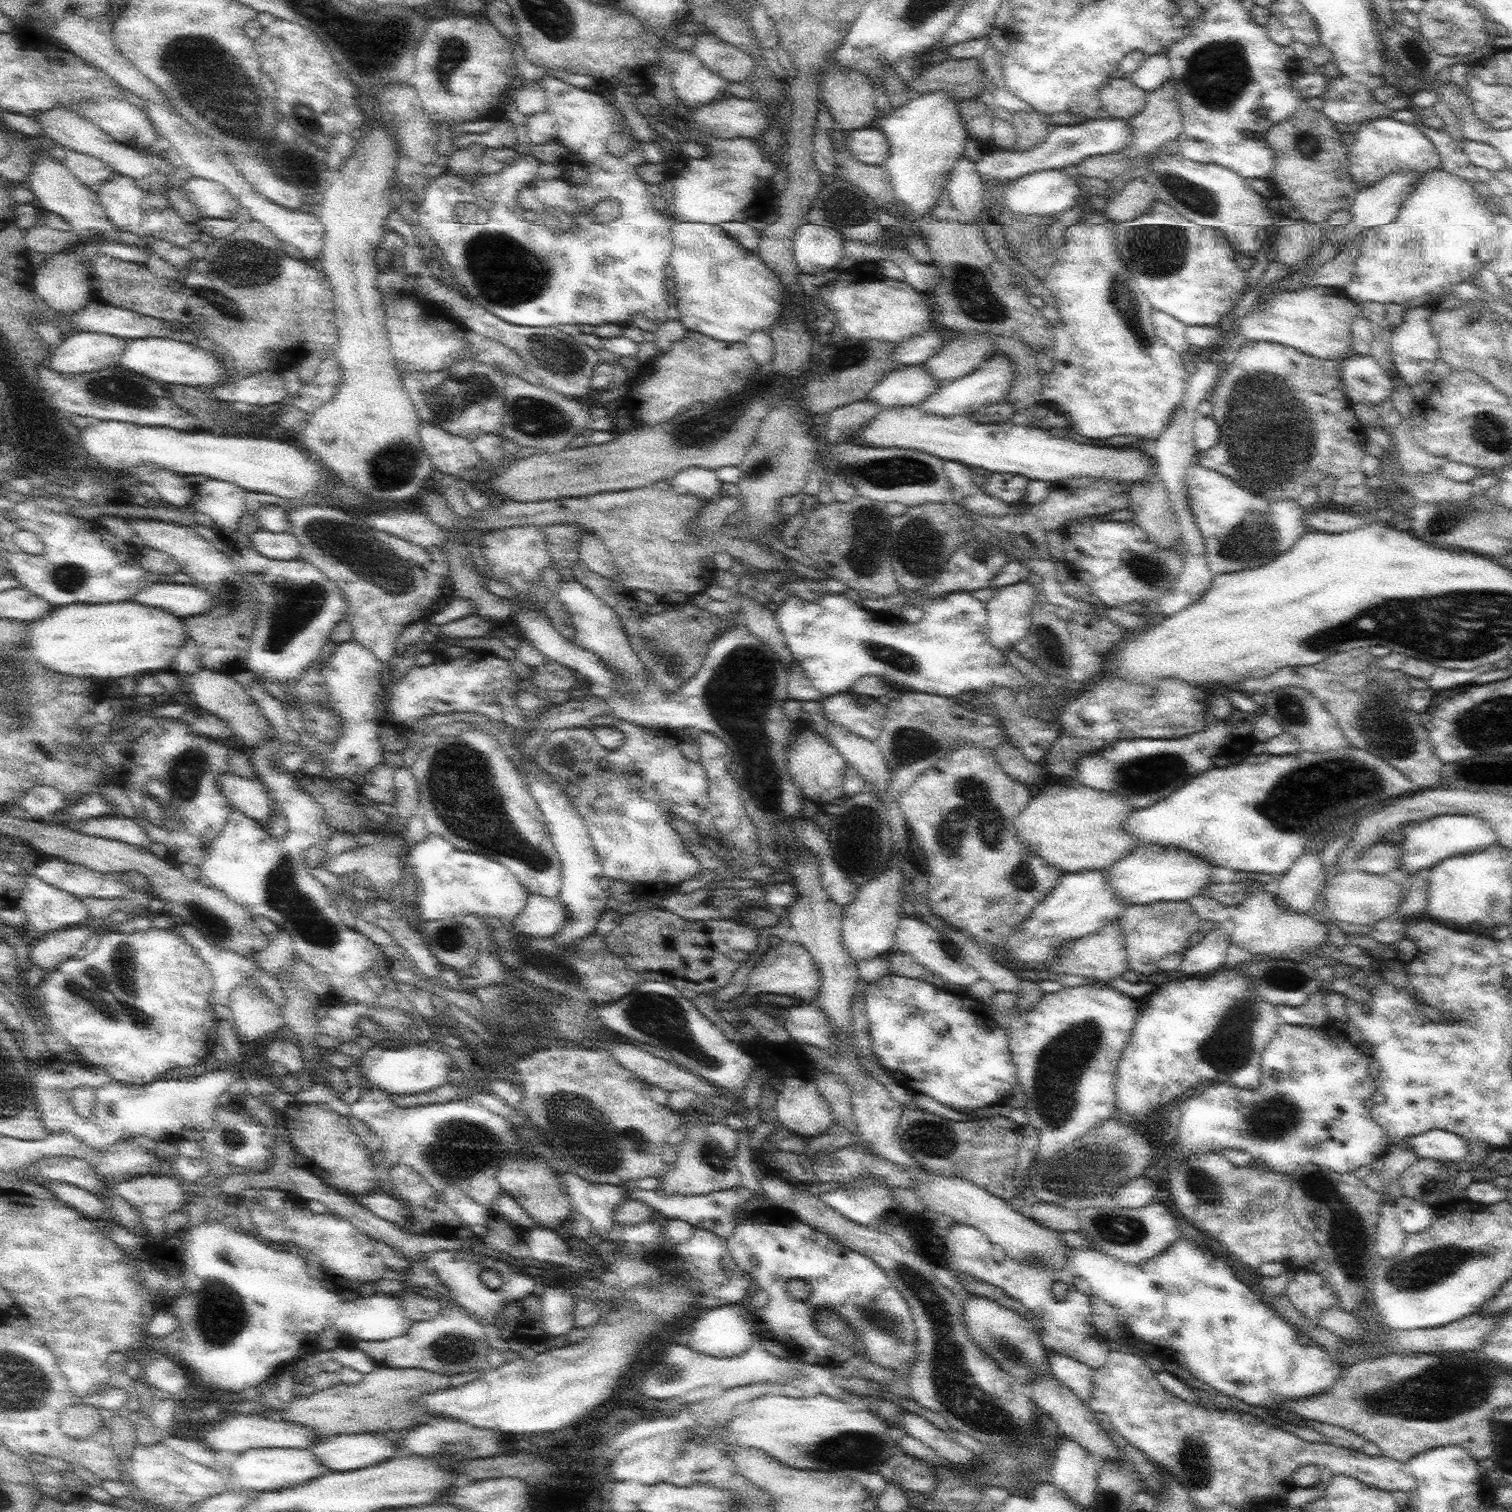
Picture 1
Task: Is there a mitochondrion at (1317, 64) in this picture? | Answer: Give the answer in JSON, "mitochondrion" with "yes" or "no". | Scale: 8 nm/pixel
{"mitochondrion":"no"}

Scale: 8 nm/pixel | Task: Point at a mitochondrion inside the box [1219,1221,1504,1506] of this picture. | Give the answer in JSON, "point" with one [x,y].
{"point":[1426,1268]}

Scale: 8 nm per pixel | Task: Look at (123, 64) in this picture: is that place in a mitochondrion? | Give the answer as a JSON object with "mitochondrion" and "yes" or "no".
{"mitochondrion":"no"}

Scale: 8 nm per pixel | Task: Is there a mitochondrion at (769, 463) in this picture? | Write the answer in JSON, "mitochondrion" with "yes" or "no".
{"mitochondrion":"yes"}

